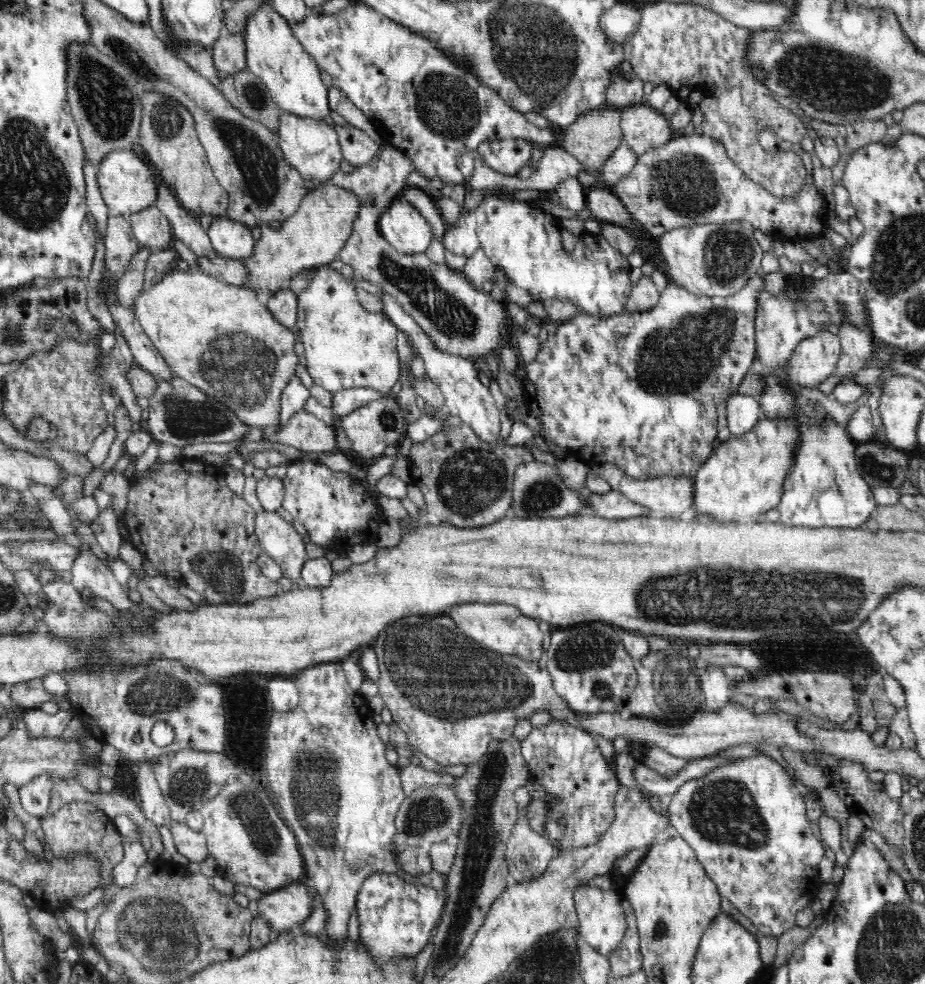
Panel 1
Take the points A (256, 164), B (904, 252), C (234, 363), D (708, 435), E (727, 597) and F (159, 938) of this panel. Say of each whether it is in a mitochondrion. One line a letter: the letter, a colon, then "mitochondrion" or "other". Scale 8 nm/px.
A: mitochondrion
B: mitochondrion
C: mitochondrion
D: other
E: mitochondrion
F: mitochondrion

